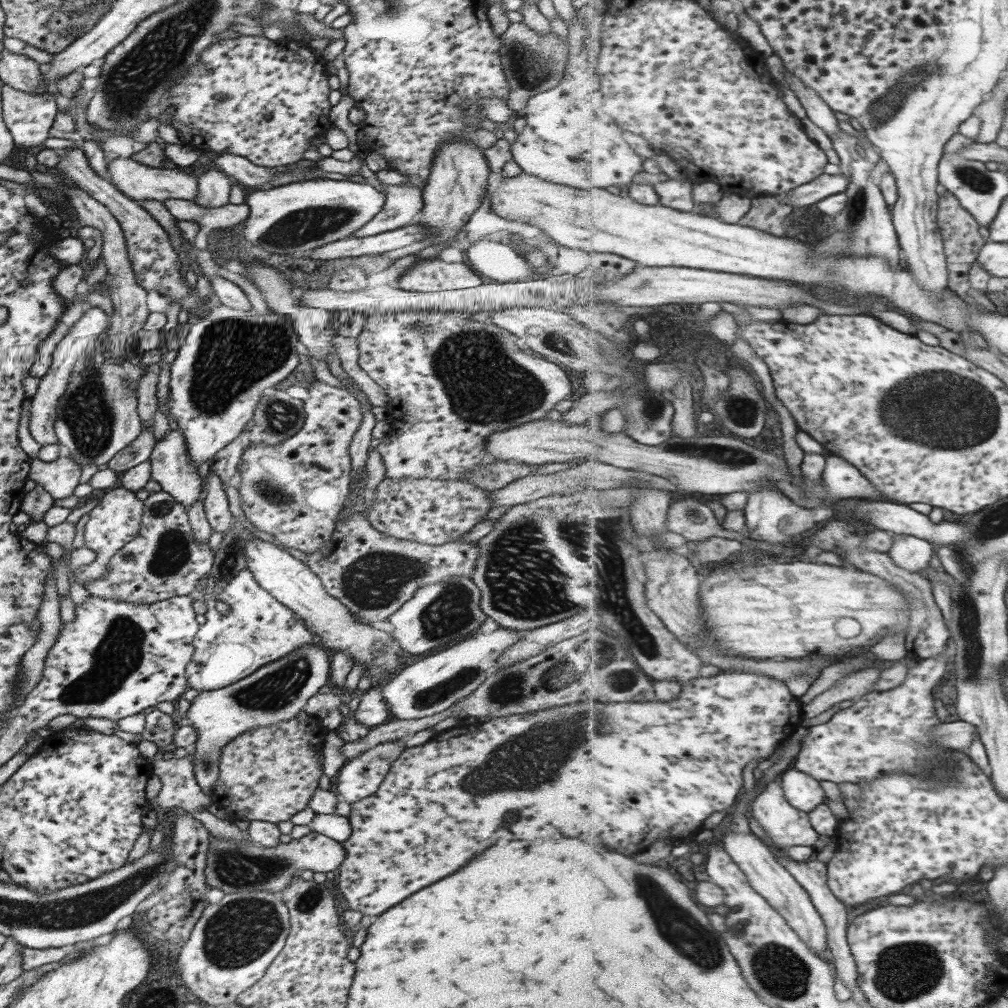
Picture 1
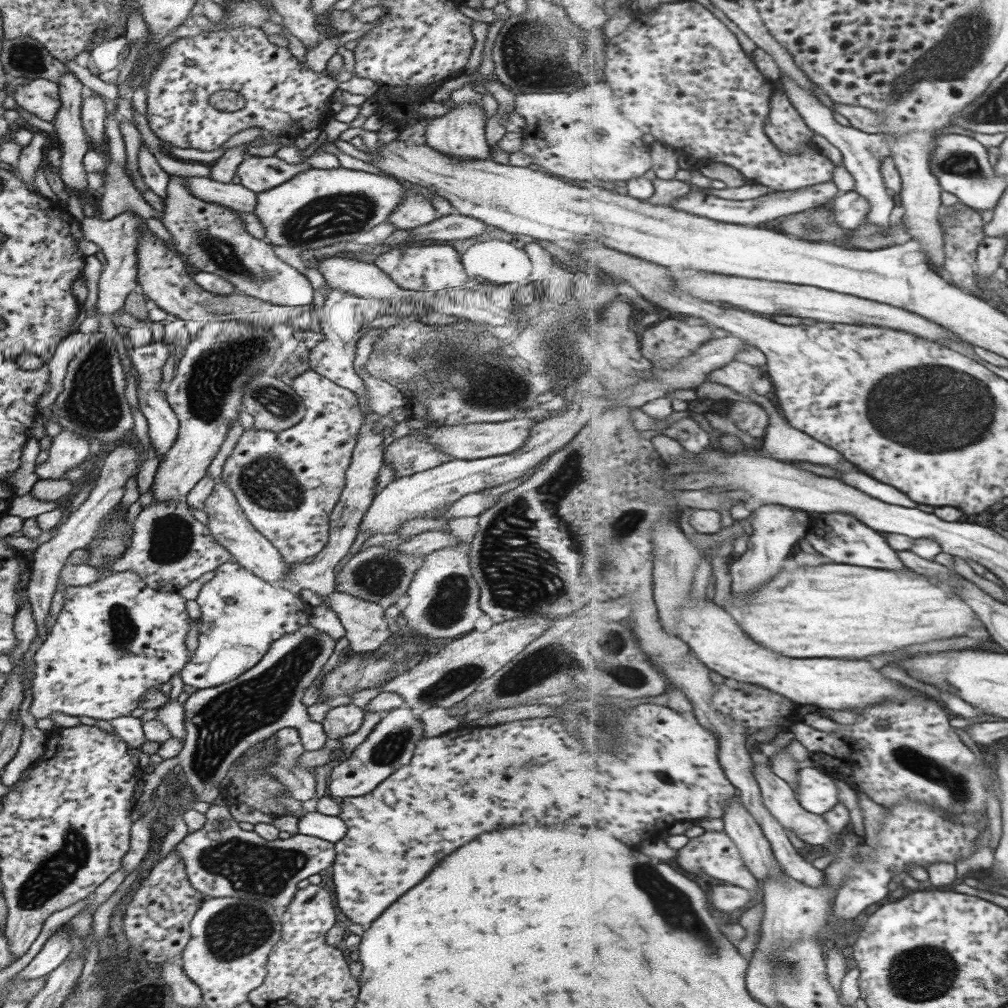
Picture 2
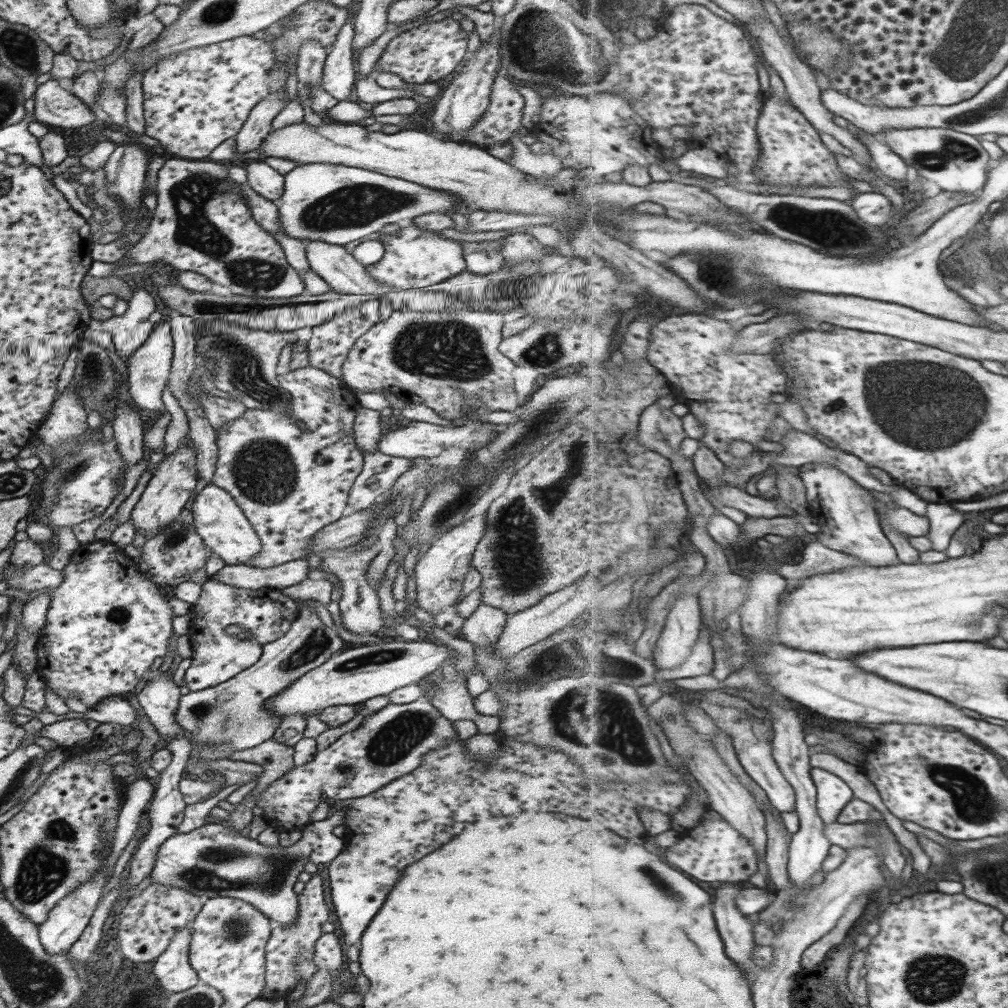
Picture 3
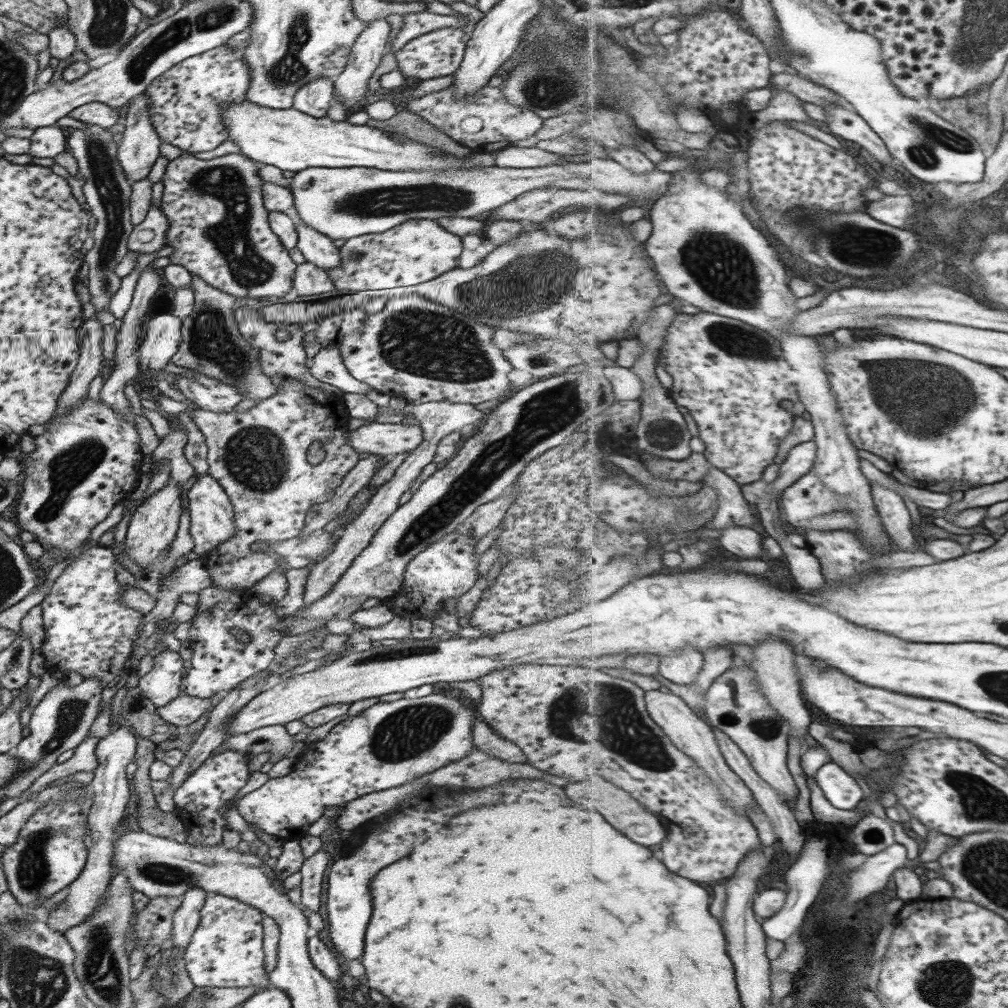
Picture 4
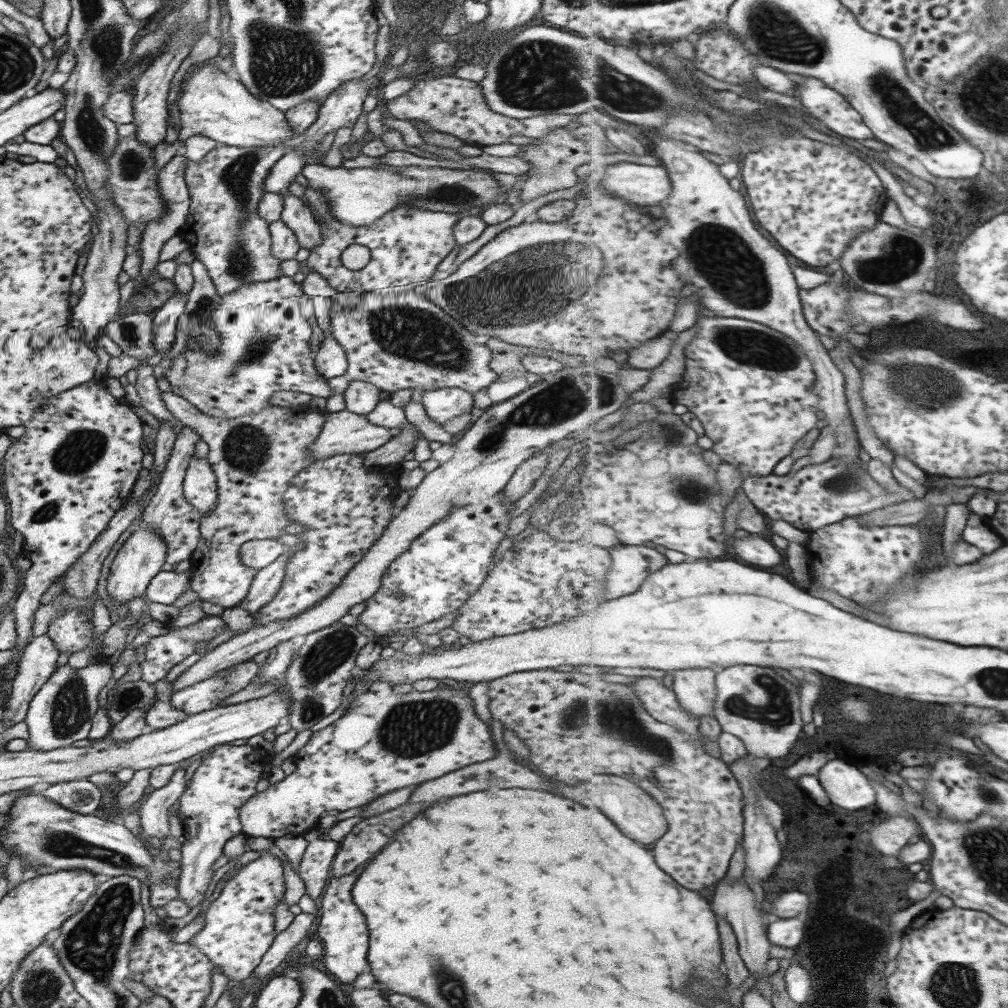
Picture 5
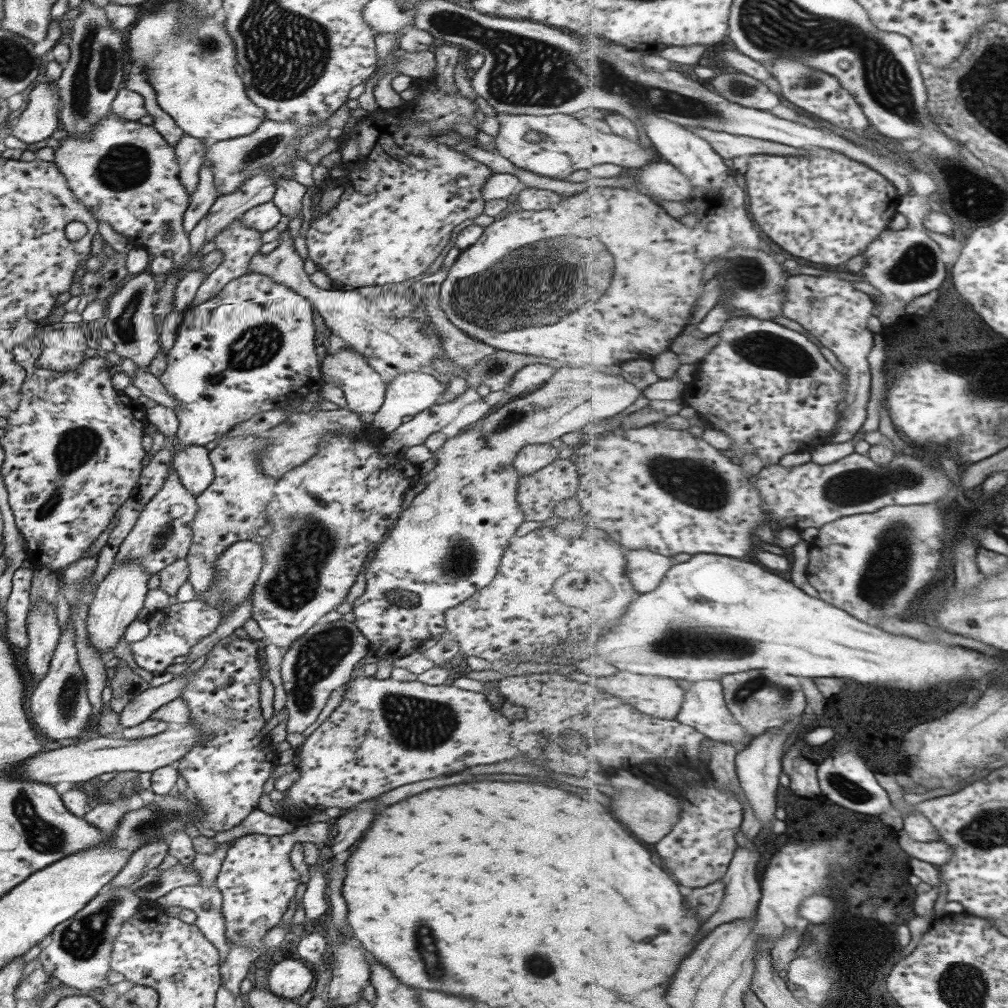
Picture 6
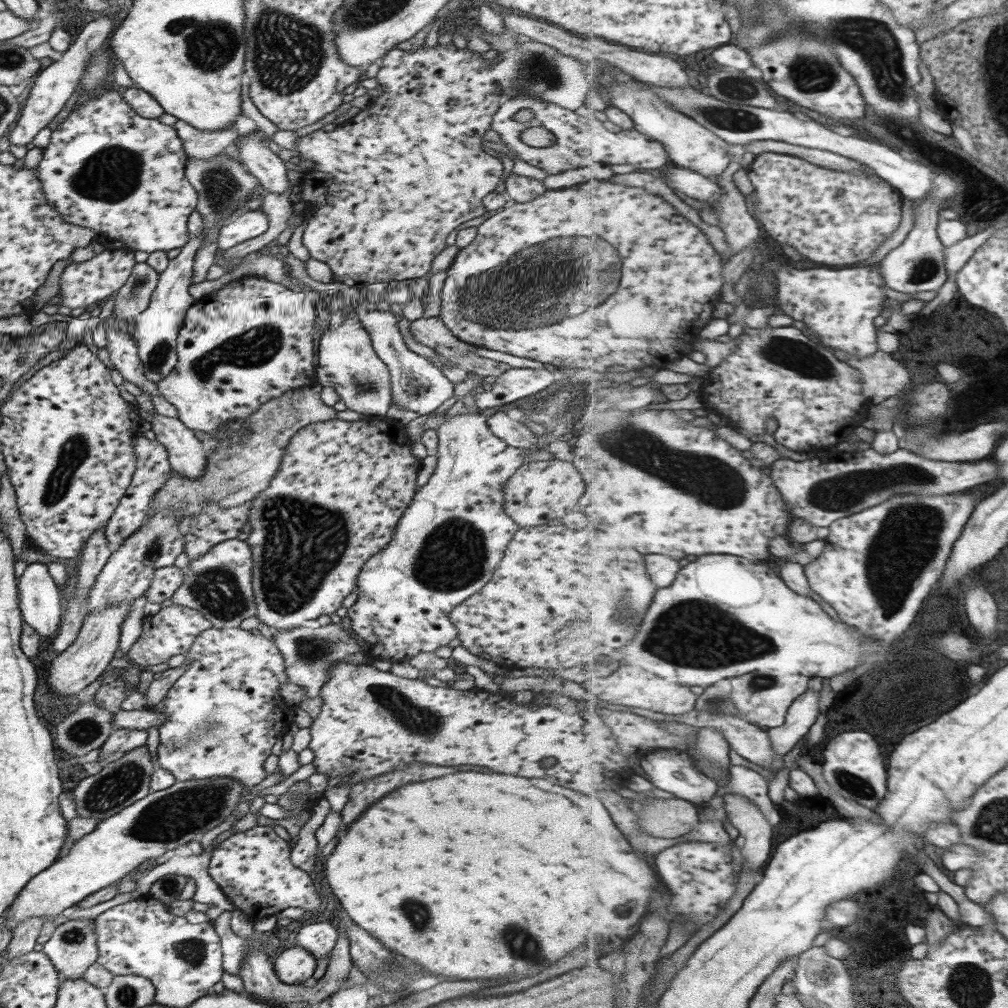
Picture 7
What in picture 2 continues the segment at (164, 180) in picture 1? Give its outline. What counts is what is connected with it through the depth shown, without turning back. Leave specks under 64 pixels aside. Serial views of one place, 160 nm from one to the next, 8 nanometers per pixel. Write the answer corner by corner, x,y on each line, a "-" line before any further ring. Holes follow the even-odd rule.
187,177
184,185
197,199
214,202
236,212
254,213
256,193
241,184
222,183
209,177

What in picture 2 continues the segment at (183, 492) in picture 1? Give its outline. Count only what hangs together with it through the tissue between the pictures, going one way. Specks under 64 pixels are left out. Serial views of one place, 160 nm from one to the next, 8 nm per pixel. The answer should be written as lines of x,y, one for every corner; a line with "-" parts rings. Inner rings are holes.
163,341
150,342
146,345
133,347
129,354
130,364
137,371
138,383
136,384
136,397
139,405
139,411
146,418
148,426
148,436
151,447
155,447
158,462
168,451
168,448
174,443
178,433
178,420
175,413
171,410
170,404
165,400
165,393
161,382
161,366
169,358
169,351

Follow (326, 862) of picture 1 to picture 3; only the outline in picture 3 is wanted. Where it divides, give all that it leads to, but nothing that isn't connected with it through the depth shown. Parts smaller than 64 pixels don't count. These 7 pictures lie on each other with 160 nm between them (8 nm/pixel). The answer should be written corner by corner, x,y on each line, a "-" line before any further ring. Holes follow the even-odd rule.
342,807
324,820
310,821
300,829
300,839
289,847
282,847
278,843
261,844
257,839
239,835
228,825
207,823
187,833
175,833
163,841
157,847
156,857
148,875
152,882
181,888
193,896
205,896
207,899
215,898
215,896
227,896
242,900
262,912
273,924
290,926
298,913
297,894
292,889
293,884
298,881
297,875
303,872
303,866
307,862
321,866
325,862
330,863
343,850
344,837
335,836
332,828
344,824
344,814
346,814
346,808

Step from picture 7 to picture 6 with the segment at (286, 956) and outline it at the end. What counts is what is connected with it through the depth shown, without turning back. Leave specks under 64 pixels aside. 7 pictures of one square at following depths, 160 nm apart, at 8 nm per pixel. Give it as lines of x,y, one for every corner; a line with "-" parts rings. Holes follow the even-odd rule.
289,957
278,961
269,972
263,972
263,983
267,990
283,1000
297,1000
313,986
312,972
302,960

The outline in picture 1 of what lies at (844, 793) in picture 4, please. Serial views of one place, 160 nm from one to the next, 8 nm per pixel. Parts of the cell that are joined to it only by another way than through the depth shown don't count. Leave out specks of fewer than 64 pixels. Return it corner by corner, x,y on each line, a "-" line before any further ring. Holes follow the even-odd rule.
789,767
782,775
781,783
787,800
803,812
813,812
825,802
825,790
820,780
810,774

